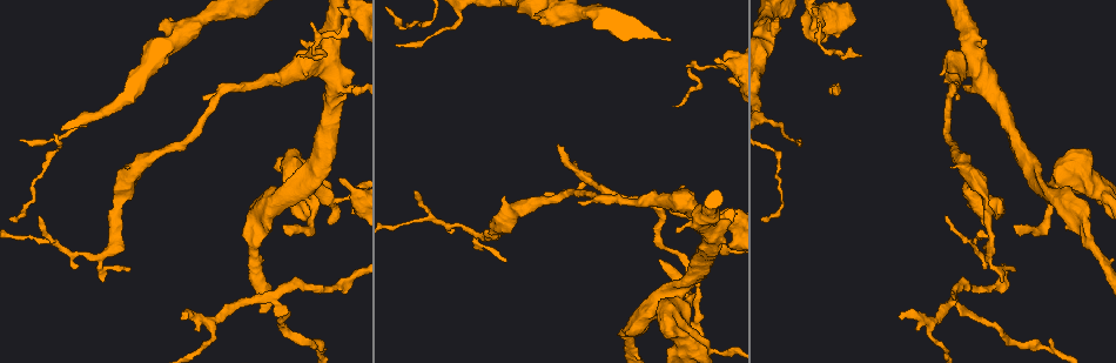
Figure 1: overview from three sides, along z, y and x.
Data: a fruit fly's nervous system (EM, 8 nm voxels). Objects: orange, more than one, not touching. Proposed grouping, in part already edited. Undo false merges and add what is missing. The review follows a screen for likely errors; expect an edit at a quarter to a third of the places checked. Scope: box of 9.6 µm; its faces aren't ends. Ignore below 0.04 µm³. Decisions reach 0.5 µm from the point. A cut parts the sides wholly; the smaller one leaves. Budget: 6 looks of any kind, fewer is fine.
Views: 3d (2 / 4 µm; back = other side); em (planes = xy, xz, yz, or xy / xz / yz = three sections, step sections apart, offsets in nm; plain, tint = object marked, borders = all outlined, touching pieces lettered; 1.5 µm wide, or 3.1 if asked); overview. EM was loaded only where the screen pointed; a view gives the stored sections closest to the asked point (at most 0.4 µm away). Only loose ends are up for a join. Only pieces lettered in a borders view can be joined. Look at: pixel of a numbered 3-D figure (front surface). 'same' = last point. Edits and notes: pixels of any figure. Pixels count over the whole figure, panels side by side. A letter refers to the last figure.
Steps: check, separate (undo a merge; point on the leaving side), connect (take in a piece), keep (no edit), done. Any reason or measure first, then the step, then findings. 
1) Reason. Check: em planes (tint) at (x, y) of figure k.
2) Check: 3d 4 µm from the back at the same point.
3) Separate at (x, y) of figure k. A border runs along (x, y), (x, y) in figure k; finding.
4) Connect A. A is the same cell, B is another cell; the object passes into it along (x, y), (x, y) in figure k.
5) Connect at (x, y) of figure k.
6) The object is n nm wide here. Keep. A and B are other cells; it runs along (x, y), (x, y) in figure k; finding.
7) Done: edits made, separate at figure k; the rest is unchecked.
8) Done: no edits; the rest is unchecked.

Free end. Check: em 3.1 µm planes (borders) at (732, 209) of figure 1.

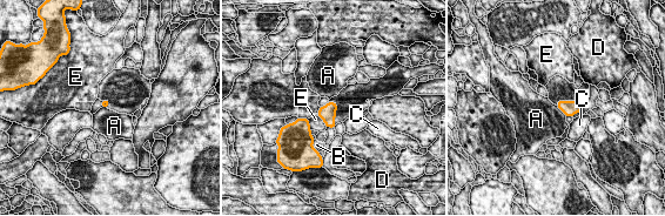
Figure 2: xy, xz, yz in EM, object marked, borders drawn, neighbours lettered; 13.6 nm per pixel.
Keep. A, B, C, D and E are other cells; a border runs along (556, 106), (566, 115) in figure 2; none of them fits.

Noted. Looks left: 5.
Check: 3d 4 µm at (677, 106) of figure 1.

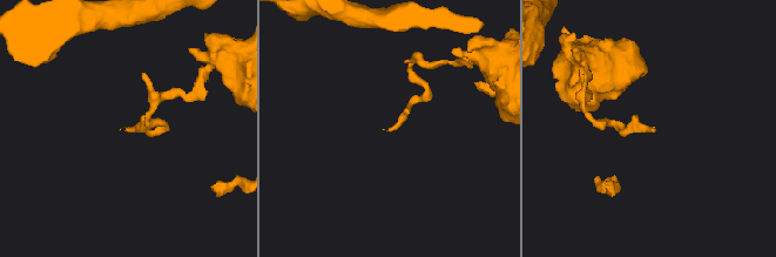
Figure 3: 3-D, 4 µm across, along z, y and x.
Check: em 3.1 µm yz step 16 (tint) at (127, 131) of figure 3.

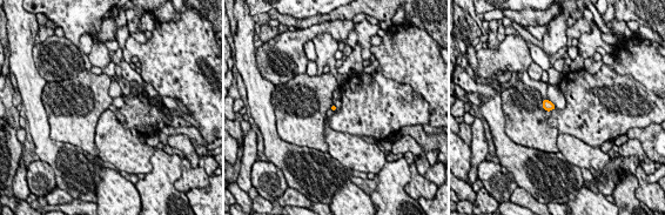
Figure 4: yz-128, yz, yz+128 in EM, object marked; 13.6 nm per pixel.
Check: em 3.1 µm planes (borders) at the same point.

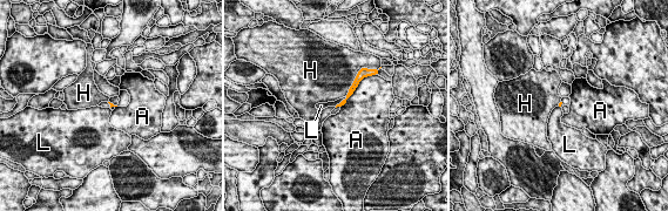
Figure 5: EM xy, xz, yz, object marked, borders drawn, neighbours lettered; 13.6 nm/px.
Keep. A, H and L are other cells; it runs along (358, 80), (345, 100), (339, 104) in figure 5; no lettered piece goes on from it.

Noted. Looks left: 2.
Free end. Check: em planes (borders) at (285, 227) of figure 1.

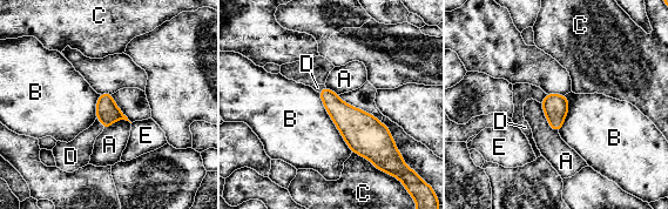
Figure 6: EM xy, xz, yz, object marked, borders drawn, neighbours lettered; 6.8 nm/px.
Connect at (79, 150) of figure 6. D is the same cell, A, B, C and E are other cells; the object passes into it along (107, 112), (101, 122), (79, 150) in figure 6; it goes on there.

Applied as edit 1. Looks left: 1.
Done: edits made, connect at figure 6; the rest is unchecked.

